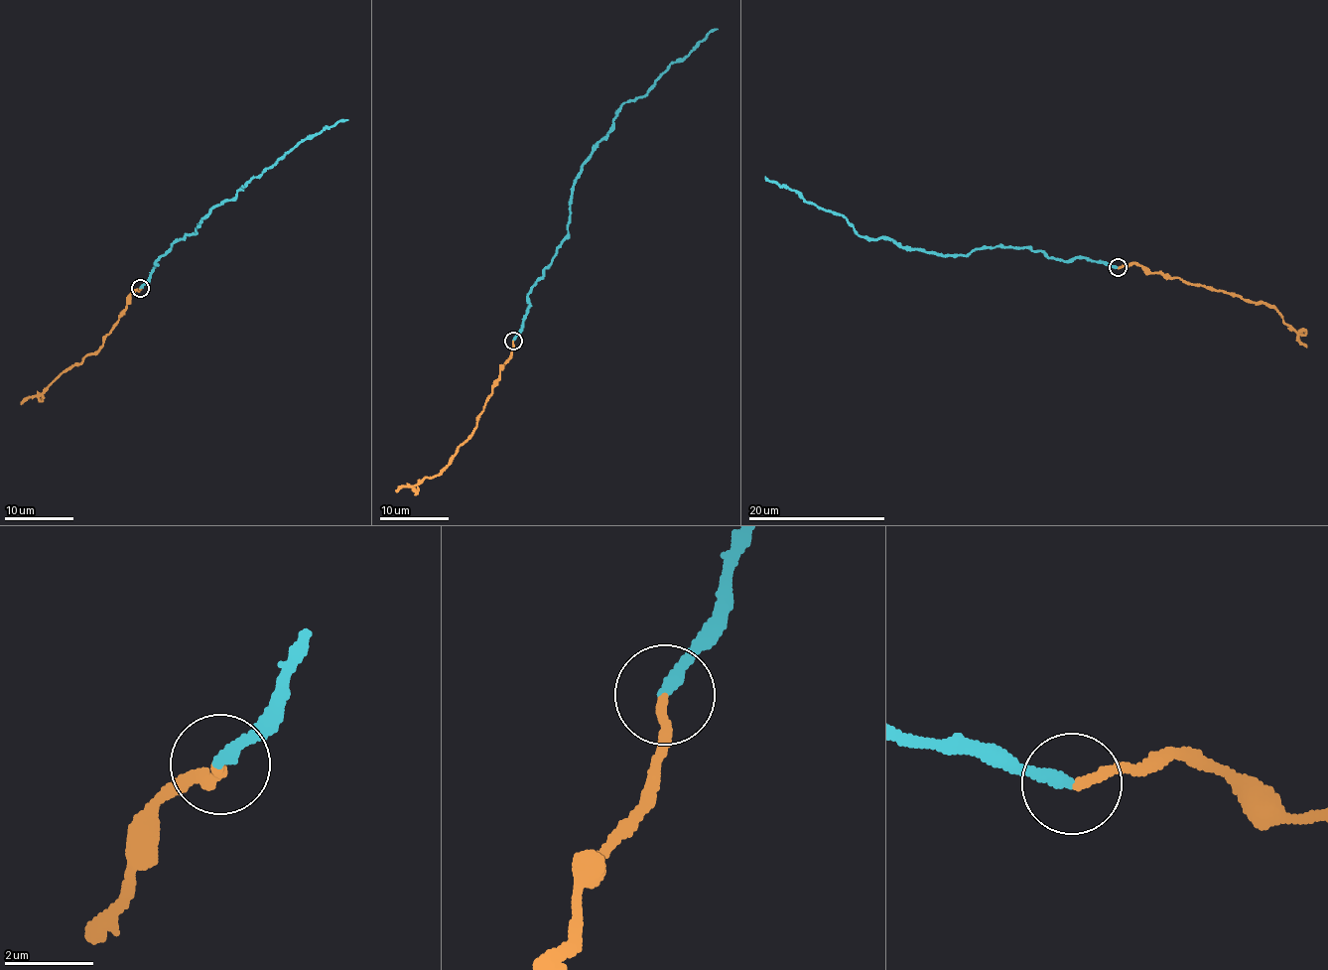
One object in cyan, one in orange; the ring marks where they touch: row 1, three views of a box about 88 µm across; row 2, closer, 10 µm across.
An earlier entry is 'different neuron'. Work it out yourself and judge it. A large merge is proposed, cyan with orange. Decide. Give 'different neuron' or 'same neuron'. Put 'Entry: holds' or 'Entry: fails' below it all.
same neuron
Entry: fails

